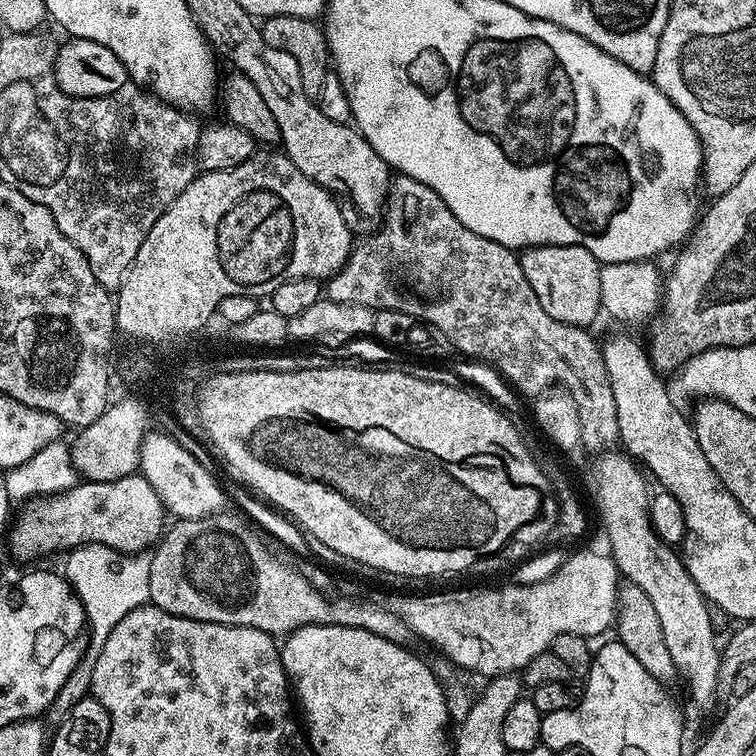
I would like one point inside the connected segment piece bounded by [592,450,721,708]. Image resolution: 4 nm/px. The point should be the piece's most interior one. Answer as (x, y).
(621, 494)

